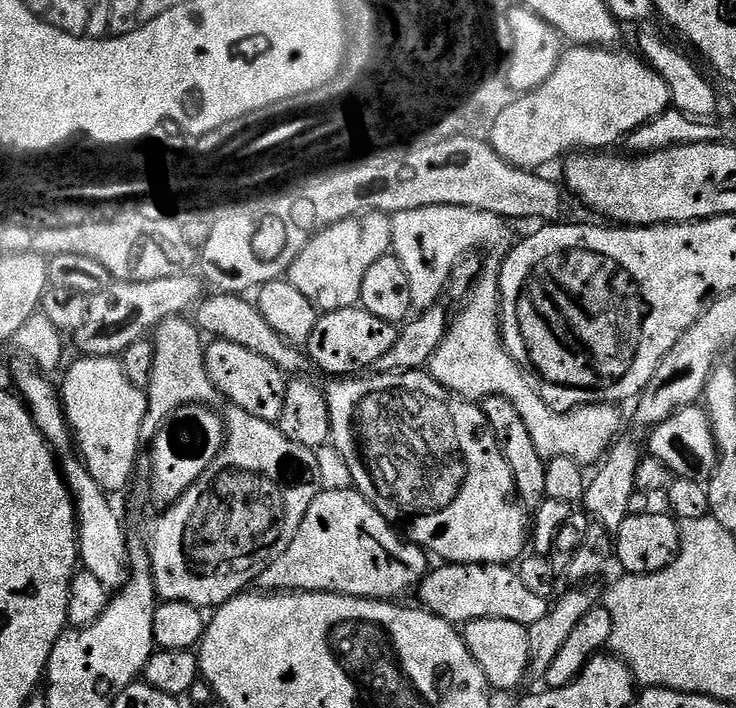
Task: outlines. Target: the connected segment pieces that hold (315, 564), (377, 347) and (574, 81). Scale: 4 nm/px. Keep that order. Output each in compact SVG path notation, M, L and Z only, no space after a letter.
M355 488L322 490L310 502L294 542L260 572L258 584L268 594L329 592L392 602L403 592L411 588L413 591L428 575L428 560L429 553L405 542L401 533Z
M362 307L334 310L317 315L314 331L306 345L306 356L328 378L352 378L375 366L382 354L390 354L396 345L397 335L397 325L382 318L374 318L374 314Z
M569 47L542 86L517 95L517 100L510 101L496 117L491 117L492 149L515 168L540 170L543 169L540 168L543 164L548 164L559 156L567 157L577 150L611 149L611 144L616 144L619 140L621 143L631 132L649 124L658 114L667 112L672 103L670 86L666 86L660 75L639 55L612 51L616 50L611 47Z

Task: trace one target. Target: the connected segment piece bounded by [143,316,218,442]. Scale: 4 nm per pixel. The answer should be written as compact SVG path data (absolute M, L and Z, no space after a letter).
M184 316L166 318L154 330L154 370L150 374L150 382L146 389L148 393L148 413L144 419L145 441L156 439L156 431L161 428L180 408L188 404L215 405L218 400L216 388L206 374L204 361L205 341L202 333L191 319Z

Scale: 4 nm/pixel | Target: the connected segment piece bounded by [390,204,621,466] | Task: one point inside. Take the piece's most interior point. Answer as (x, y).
(471, 361)

